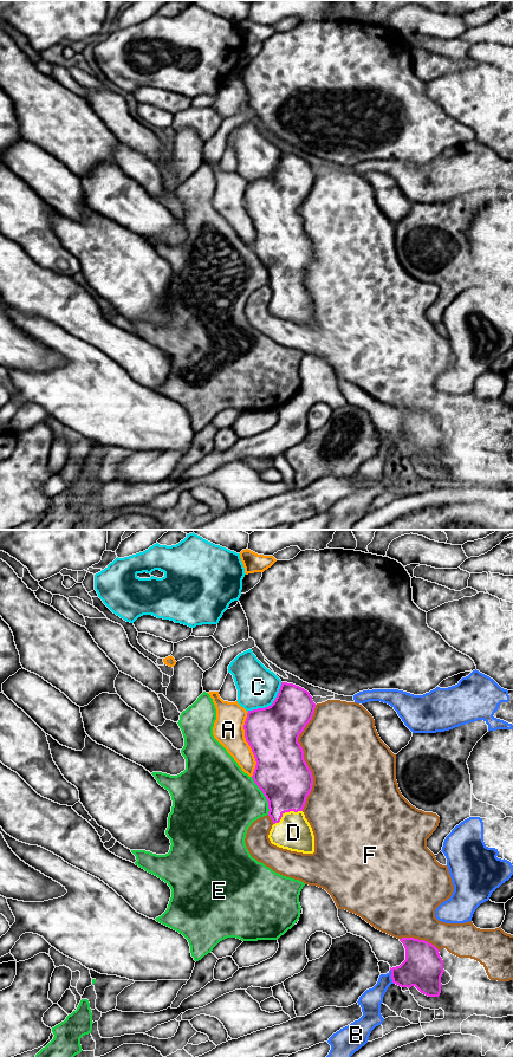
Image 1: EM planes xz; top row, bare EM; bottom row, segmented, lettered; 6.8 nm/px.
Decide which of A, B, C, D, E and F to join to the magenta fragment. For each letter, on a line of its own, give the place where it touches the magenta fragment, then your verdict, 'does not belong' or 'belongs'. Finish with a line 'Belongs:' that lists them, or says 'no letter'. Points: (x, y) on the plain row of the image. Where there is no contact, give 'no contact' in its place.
A: xz (248, 214) | does not belong
B: xz (391, 446) | does not belong
C: xz (271, 175) | does not belong
D: xz (286, 281) | belongs
E: xz (264, 265) | does not belong
F: xz (303, 228) | does not belong
Belongs: D

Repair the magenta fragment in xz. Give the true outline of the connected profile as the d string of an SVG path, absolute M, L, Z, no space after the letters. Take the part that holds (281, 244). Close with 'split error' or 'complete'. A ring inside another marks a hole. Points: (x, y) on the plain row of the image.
M281 153L273 174L248 181L243 195L246 212L256 232L252 248L268 272L268 286L273 292L268 309L279 318L303 324L314 323L314 305L303 283L313 247L298 208L312 189L314 179L316 174L307 161Z; split error

